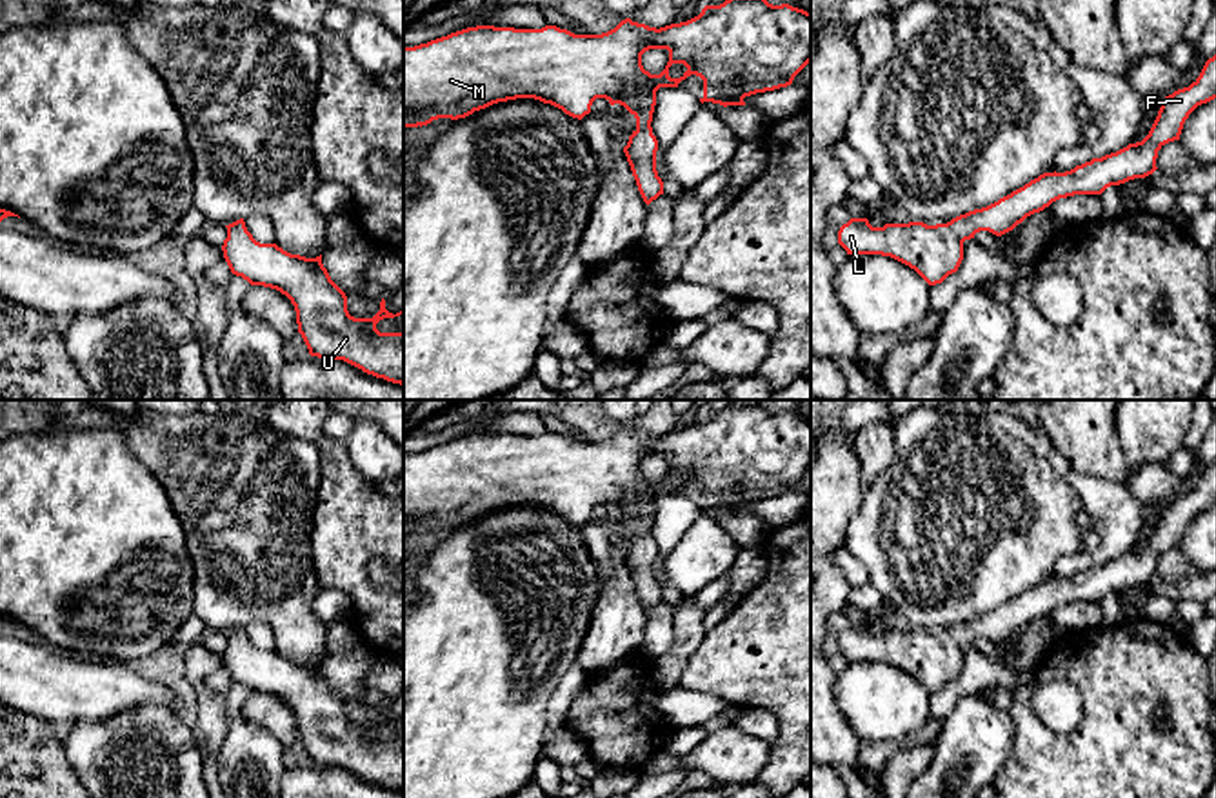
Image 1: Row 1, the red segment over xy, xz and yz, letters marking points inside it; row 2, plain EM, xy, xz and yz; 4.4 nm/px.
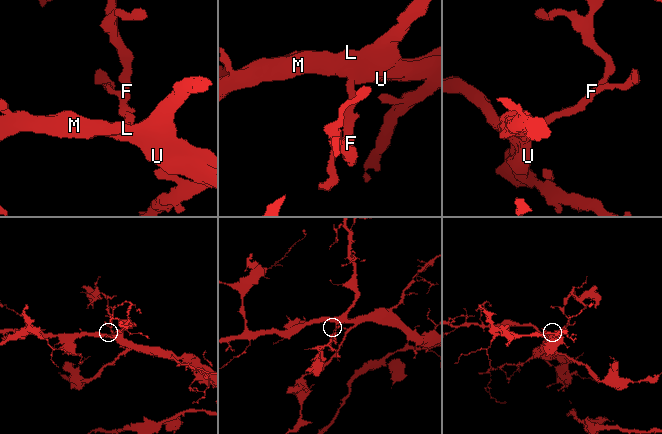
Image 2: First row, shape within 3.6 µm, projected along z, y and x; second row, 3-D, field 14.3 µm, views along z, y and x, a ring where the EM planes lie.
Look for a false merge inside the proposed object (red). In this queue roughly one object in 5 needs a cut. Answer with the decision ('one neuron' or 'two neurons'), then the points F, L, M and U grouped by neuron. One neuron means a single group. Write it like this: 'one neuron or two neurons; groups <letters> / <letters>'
one neuron; groups F L M U

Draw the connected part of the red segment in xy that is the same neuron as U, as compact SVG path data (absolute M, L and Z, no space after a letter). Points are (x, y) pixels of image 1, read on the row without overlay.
M244 625L225 634L227 645L224 647L222 658L231 680L242 683L251 693L276 696L291 707L296 718L298 740L302 742L311 763L324 767L344 767L367 782L404 793L404 740L380 740L376 736L380 727L400 723L404 718L396 722L389 720L385 716L385 707L382 705L380 718L373 725L354 725L347 718L345 700L331 687L327 676L324 674L322 662L316 665L305 665L300 662L291 662L276 651L260 651L247 638Z

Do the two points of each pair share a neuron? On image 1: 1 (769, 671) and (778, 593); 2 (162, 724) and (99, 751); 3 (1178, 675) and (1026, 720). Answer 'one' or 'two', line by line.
1: one
2: one
3: one

